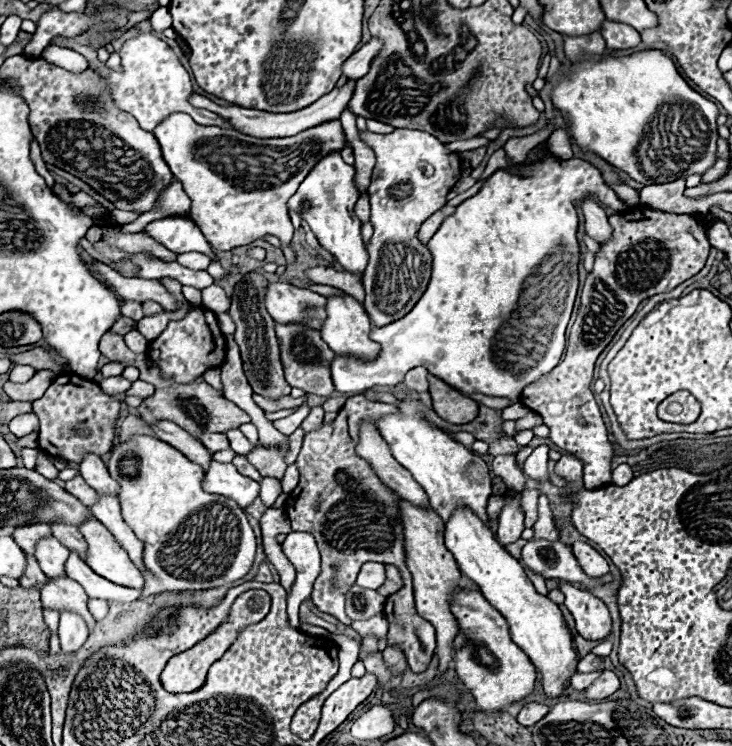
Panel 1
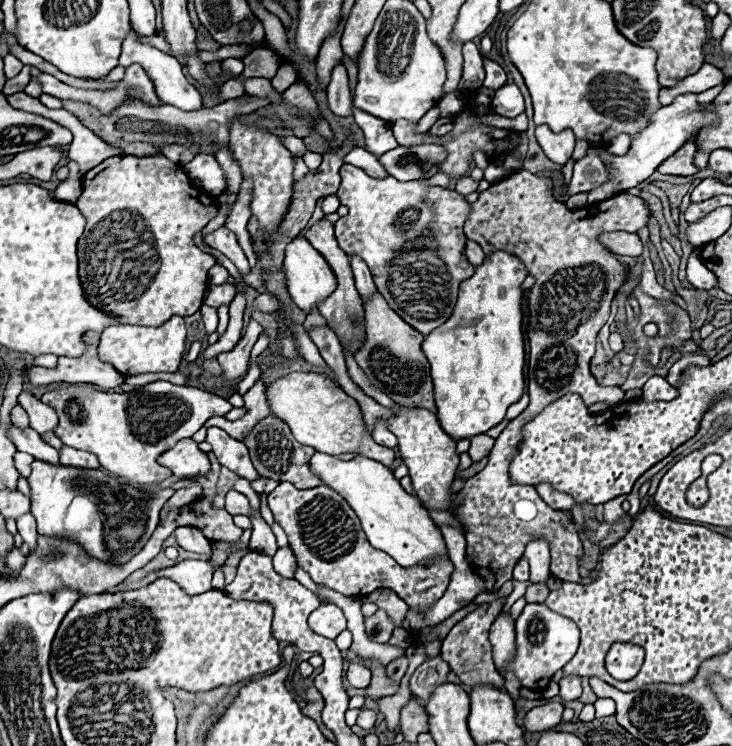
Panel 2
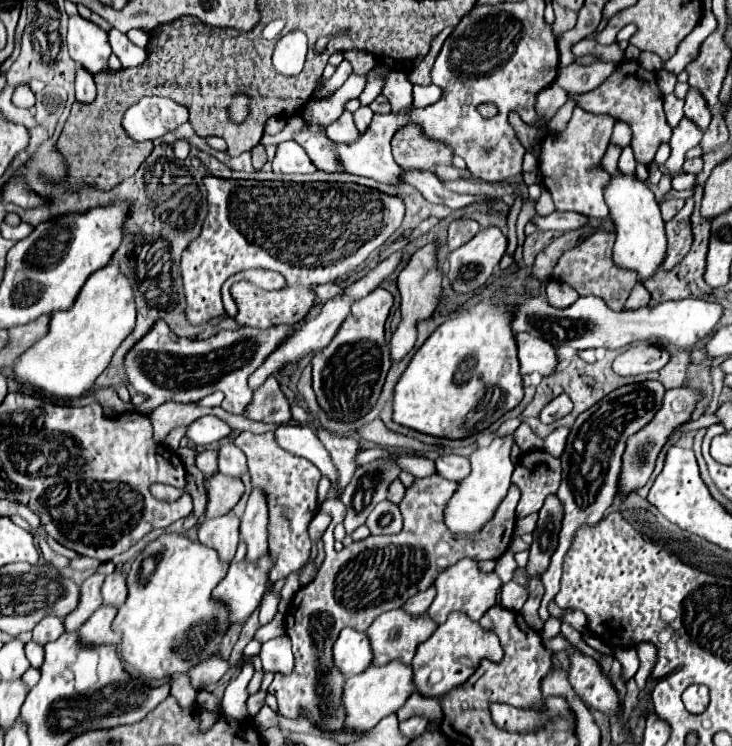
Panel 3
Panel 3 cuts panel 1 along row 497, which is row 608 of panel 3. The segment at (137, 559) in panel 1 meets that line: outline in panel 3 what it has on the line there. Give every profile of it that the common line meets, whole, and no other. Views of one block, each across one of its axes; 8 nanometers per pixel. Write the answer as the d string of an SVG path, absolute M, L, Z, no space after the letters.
M100 606L78 630L82 644L120 644L120 634L110 628L116 608Z

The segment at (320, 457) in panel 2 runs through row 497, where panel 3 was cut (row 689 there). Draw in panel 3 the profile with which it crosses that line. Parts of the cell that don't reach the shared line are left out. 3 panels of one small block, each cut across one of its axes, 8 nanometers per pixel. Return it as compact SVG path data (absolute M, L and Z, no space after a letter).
M394 660L384 666L370 666L364 672L346 678L344 682L344 692L342 692L342 706L346 710L346 730L372 730L384 716L394 714L406 698L414 692L414 682L412 682L412 668Z

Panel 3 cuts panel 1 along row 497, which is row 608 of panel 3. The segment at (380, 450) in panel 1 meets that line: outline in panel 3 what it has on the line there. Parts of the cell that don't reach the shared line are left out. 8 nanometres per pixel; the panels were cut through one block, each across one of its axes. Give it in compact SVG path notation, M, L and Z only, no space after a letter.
M430 586L428 590L414 594L414 598L408 598L408 600L404 602L402 610L404 610L406 614L410 612L412 616L420 616L420 614L424 614L424 612L428 610L430 602L434 600L434 594L436 594L436 590L434 590L434 586Z

